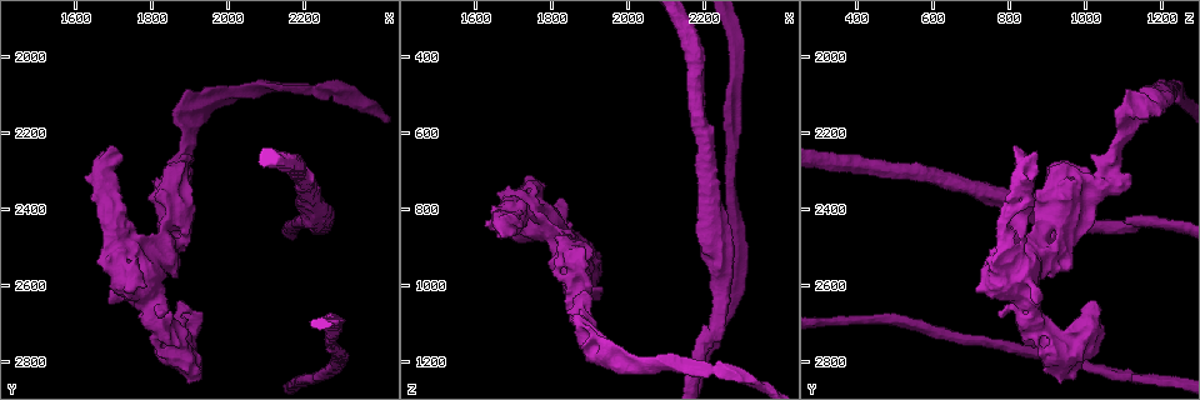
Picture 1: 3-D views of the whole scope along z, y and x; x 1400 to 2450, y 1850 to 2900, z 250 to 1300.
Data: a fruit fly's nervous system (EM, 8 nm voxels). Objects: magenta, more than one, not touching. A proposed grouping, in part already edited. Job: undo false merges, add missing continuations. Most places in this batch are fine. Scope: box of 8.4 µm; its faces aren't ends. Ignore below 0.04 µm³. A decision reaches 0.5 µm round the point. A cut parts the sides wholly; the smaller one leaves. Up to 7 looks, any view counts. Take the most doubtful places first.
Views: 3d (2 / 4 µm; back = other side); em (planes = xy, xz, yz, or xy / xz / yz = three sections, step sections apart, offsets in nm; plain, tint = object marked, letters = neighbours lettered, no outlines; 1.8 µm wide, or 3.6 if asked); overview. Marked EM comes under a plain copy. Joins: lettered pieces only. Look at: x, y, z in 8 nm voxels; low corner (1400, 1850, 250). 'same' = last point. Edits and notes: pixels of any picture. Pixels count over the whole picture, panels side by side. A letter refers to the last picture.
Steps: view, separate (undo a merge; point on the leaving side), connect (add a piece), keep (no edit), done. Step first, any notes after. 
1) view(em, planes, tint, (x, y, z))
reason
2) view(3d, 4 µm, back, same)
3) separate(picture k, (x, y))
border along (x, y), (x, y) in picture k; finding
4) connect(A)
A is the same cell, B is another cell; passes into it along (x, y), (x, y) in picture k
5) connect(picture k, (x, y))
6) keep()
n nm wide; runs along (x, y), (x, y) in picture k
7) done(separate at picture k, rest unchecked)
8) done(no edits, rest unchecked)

view(em, yz, step 8, tint, (1845, 2720, 915))
four arms meet

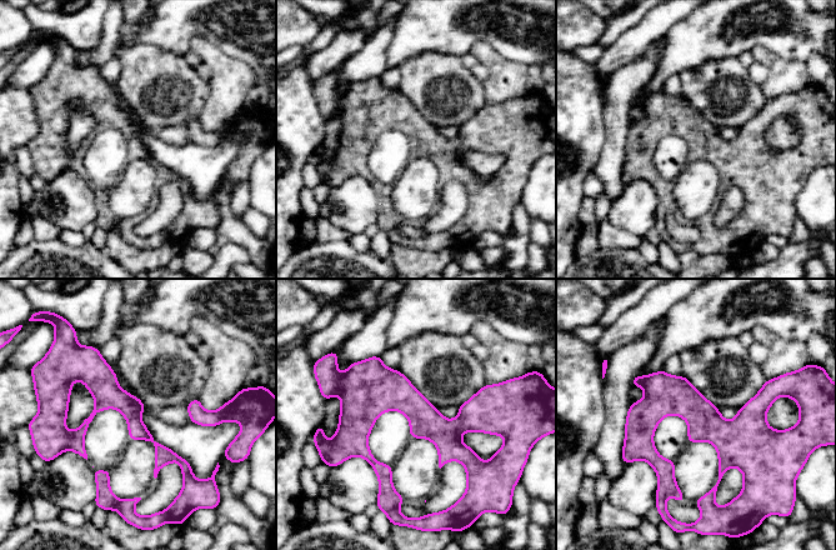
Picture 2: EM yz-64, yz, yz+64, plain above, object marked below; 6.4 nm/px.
view(em, yz, step 8, letters, same)

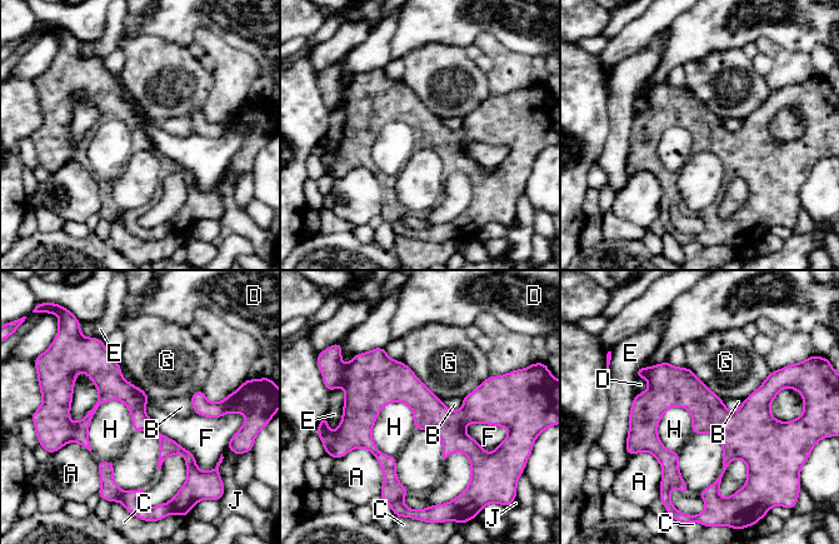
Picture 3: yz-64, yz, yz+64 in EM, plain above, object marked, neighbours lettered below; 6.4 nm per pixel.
keep()
A, B, C, D, E, F, G, H and J are other cells; border along (399, 400), (371, 429), (395, 457) in picture 3; all the same cell

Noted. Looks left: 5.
view(em, yz, step 8, letters, (1905, 2130, 1135))
sharp bend

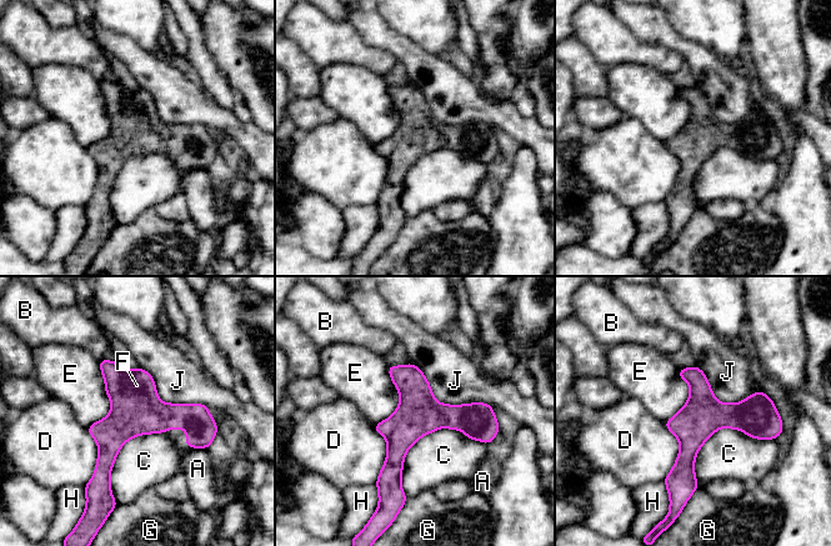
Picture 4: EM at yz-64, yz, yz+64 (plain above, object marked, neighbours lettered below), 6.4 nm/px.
view(em, planes, letters, same)

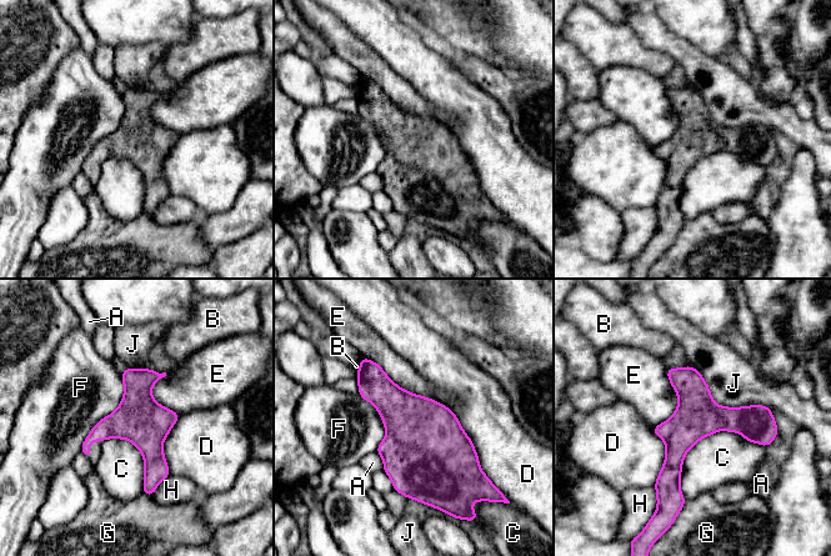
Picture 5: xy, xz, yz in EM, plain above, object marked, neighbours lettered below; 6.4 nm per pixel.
keep()
280 nm wide; A, B, C, D, E, F, G, H and J are other cells; border along (361, 356), (399, 386), (449, 409) in picture 5; all the same cell

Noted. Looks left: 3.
view(em, planes, tint, (1715, 2430, 795))
touches itself

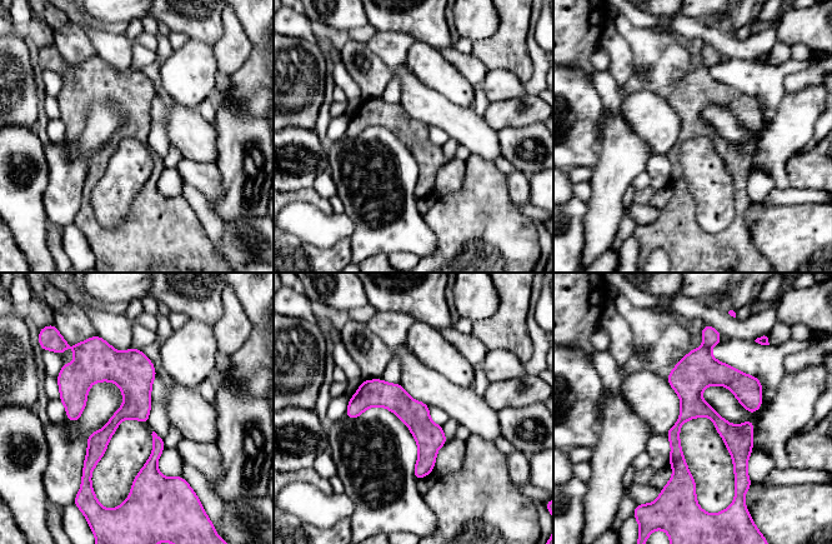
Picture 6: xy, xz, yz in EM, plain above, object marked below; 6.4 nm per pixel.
view(em, planes, letters, same)
see the neighbours

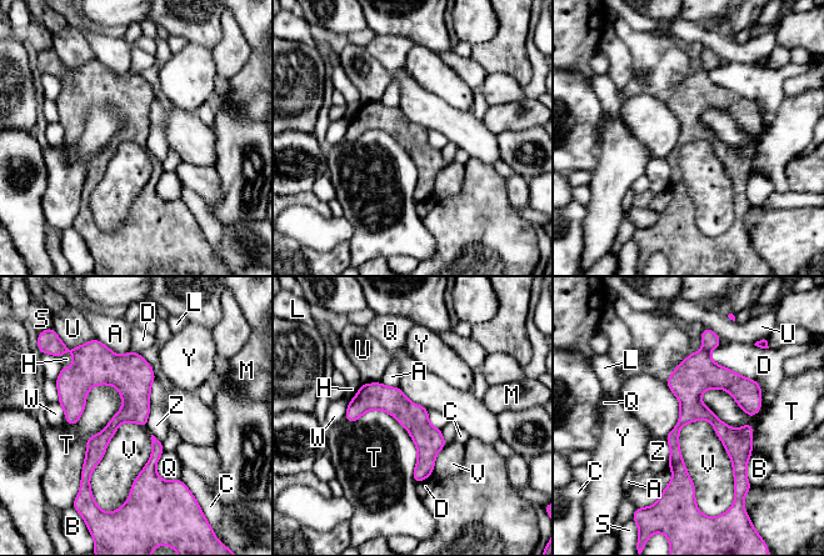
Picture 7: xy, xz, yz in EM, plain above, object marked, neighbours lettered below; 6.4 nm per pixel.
keep()
A, B, C, D, H, L, M, Q, S, T, U, V, W, Y and Z are other cells; one cell here

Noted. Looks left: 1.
done(no edits, rest unchecked)

